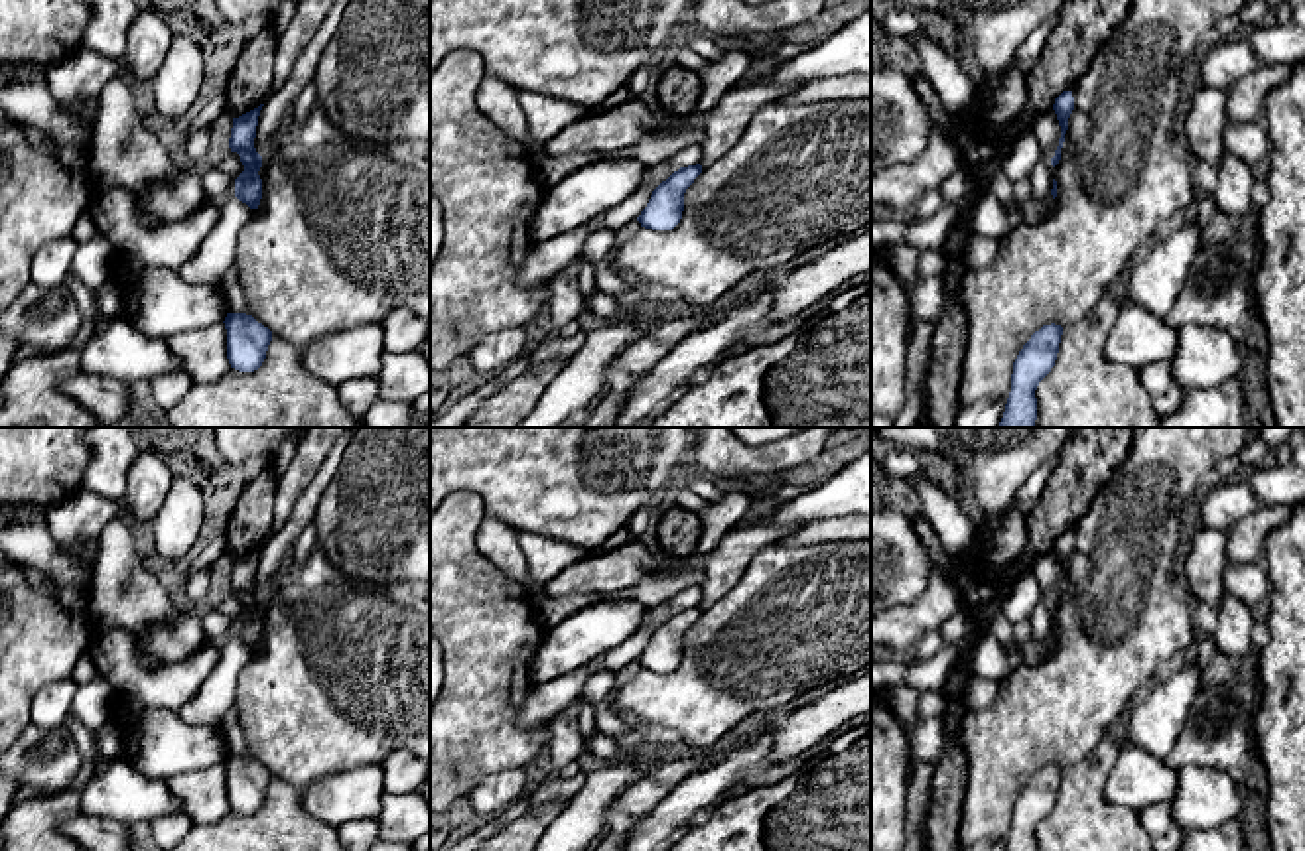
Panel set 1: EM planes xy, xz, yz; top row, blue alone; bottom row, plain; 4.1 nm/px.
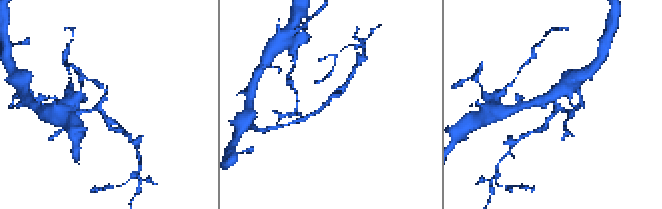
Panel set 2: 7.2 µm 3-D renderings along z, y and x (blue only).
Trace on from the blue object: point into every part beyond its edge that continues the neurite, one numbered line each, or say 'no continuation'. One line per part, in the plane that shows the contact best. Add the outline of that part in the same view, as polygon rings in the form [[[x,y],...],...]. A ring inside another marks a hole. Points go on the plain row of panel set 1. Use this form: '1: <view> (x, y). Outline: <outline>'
no continuation

